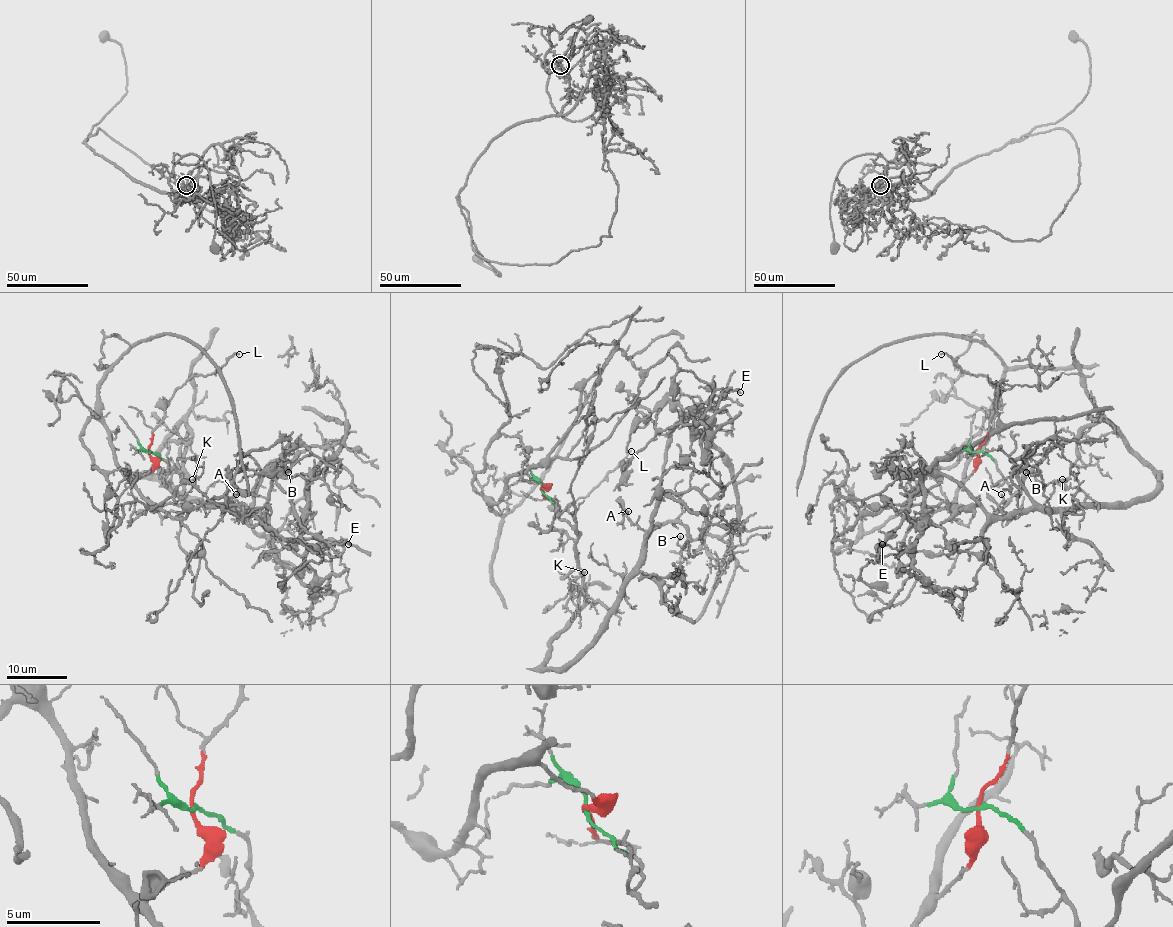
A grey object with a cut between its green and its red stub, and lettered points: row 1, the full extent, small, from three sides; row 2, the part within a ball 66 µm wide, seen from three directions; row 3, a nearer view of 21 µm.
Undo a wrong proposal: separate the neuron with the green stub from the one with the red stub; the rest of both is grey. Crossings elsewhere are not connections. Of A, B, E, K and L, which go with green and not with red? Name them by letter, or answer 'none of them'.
A, B, E, K

